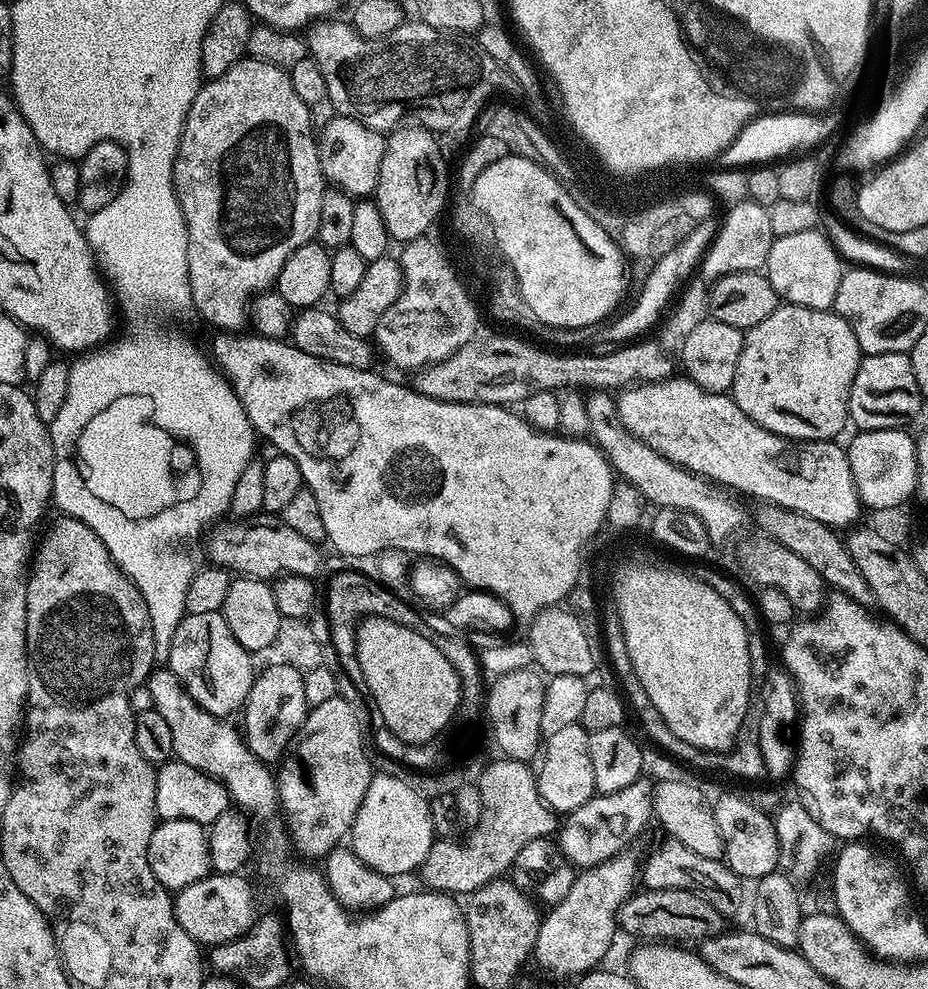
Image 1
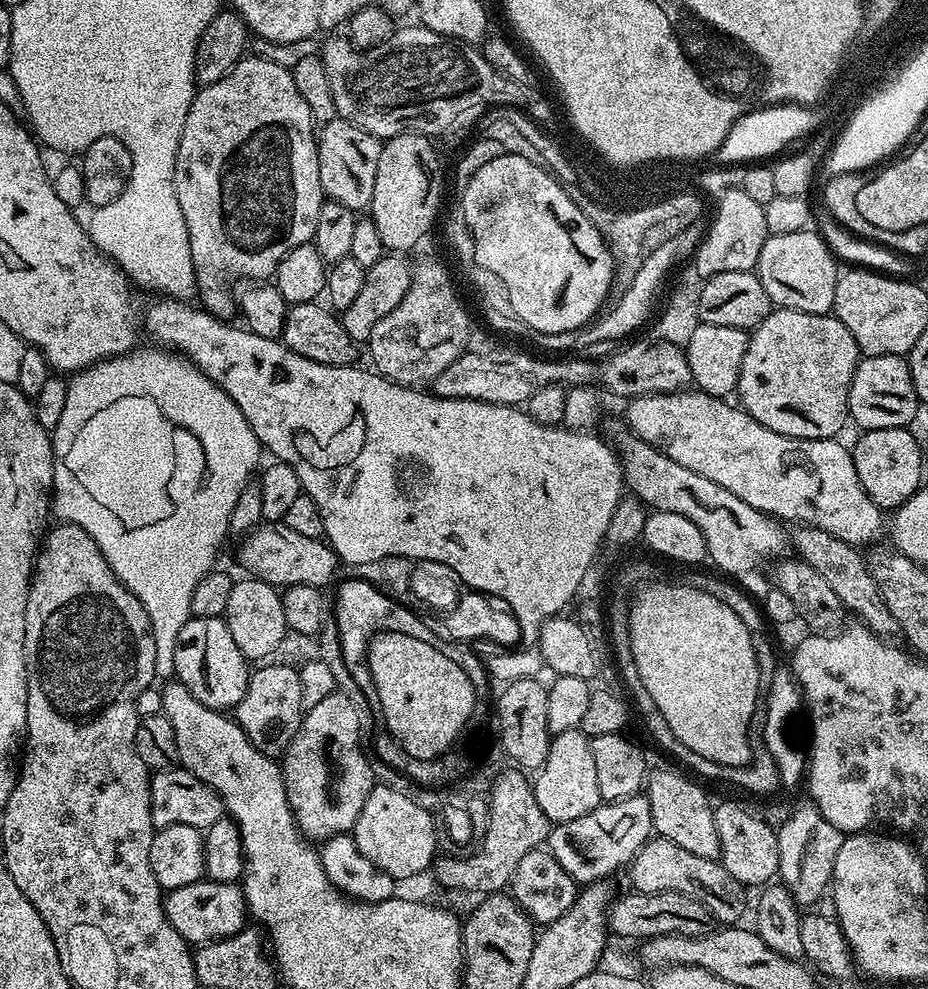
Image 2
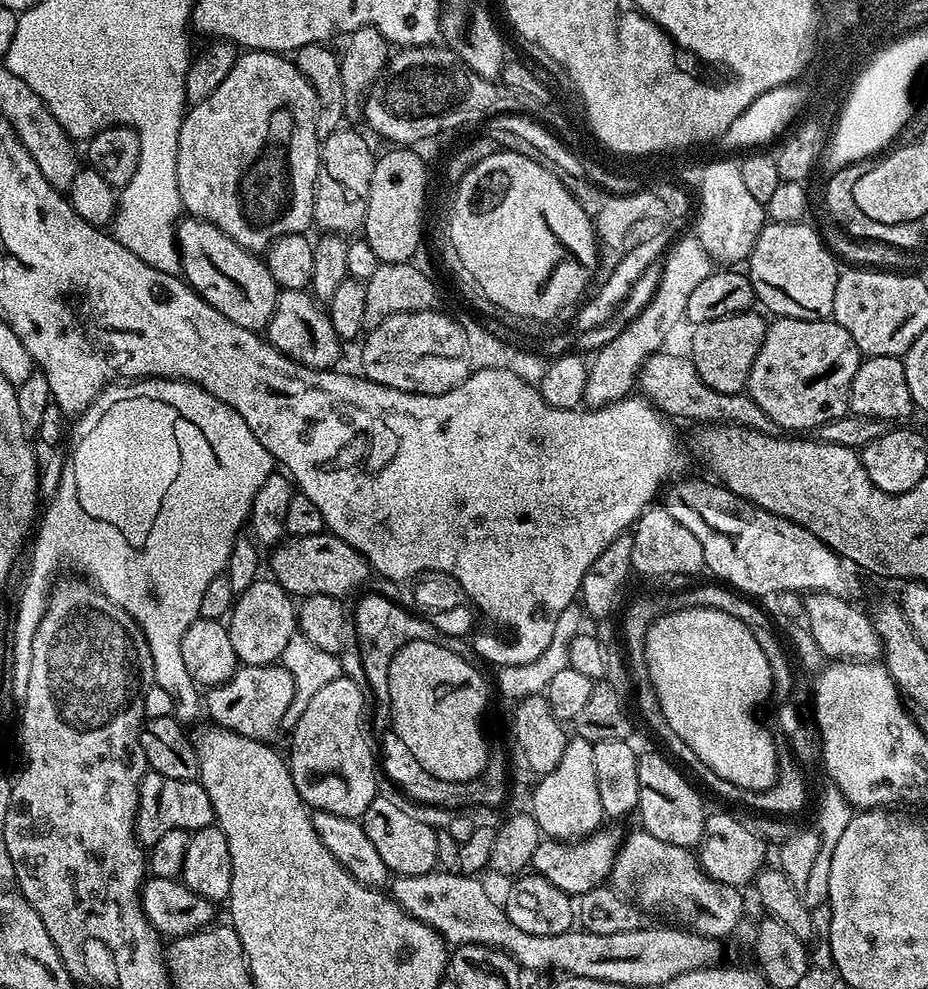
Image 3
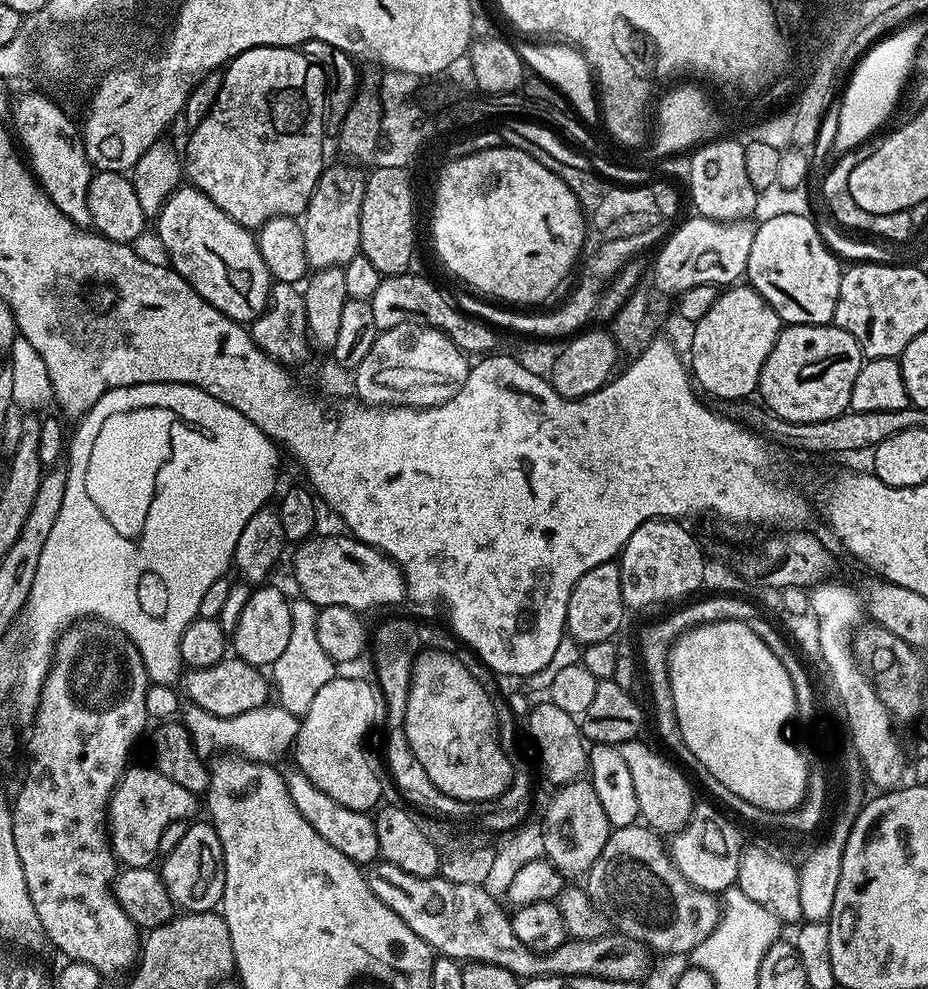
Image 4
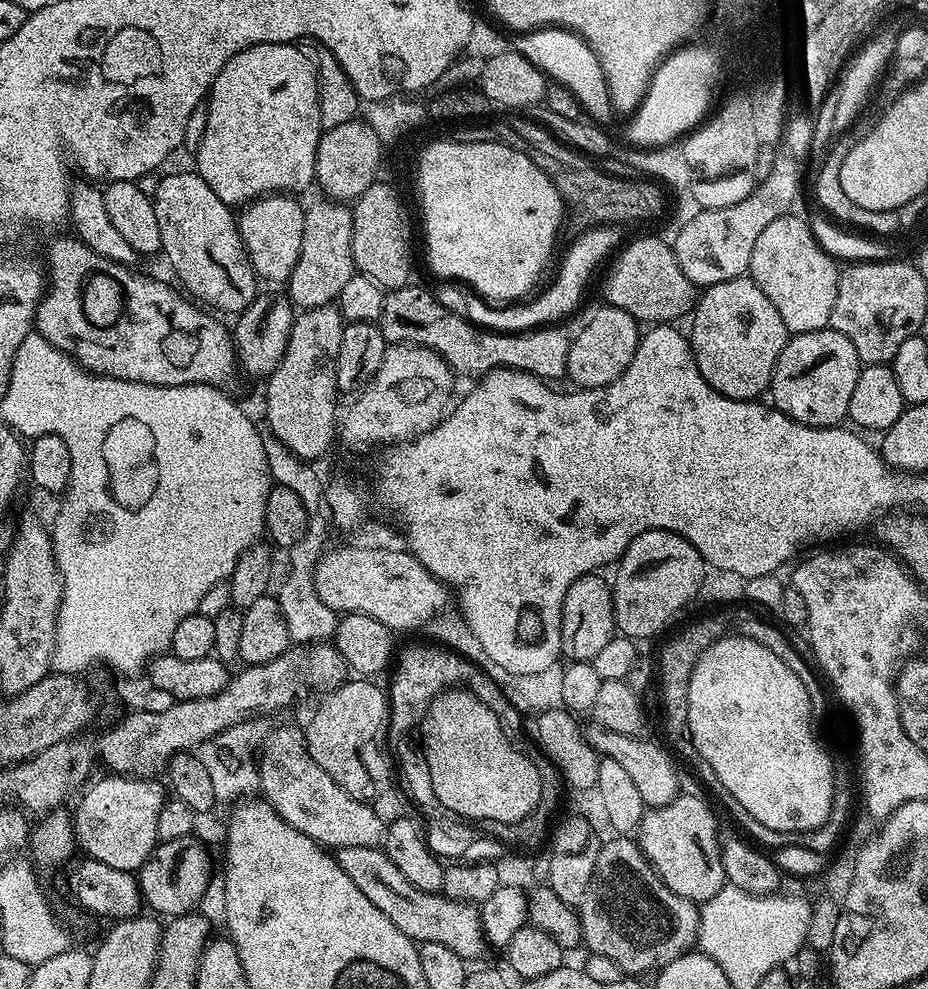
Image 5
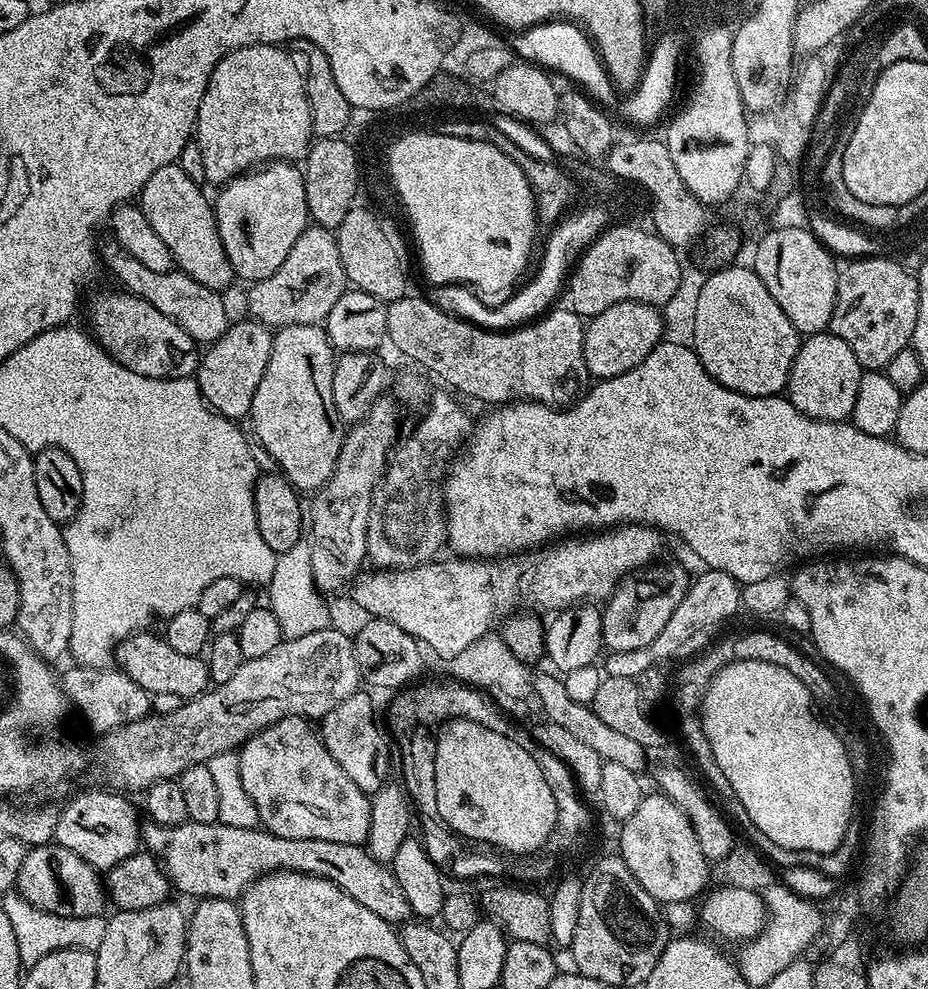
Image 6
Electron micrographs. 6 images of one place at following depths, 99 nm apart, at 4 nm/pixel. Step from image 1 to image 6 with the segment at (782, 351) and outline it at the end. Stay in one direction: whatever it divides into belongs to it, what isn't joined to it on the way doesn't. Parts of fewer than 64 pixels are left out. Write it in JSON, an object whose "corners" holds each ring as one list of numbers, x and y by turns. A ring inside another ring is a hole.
{"corners":[[831,330,805,335,788,375,786,398,802,414,815,420,844,422,854,410,854,398,858,398,858,382,862,369,854,350,842,342]]}

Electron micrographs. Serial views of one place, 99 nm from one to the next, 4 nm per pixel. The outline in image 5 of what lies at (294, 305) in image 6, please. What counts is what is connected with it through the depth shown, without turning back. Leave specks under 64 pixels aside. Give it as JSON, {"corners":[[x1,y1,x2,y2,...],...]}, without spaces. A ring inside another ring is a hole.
{"corners":[[344,202,323,203,309,207,304,213,302,250,286,281,286,295,300,310,320,308,323,304,333,303,354,273,351,207]]}

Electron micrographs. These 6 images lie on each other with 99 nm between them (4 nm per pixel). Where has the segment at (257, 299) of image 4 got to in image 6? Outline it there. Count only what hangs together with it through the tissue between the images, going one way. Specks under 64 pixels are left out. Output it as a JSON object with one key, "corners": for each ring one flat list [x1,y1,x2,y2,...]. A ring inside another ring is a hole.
{"corners":[[179,163,167,164,150,174,146,186,142,186,138,203,142,214,146,214,146,222,154,226,154,234,170,246,173,265,202,286,225,290,234,281,234,273,218,234,216,209,213,201,204,197,204,190,192,181]]}

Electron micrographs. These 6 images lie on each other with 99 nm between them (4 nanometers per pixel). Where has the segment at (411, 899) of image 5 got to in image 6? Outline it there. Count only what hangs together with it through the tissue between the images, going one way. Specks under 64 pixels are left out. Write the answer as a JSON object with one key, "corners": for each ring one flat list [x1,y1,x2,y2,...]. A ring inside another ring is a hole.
{"corners":[[193,820,178,826,145,823,142,844,160,861,169,885,184,896,236,902,248,885,261,876,271,876,278,871,301,872,334,882,334,886,350,894,354,902,362,902,366,910,378,914,378,918,388,924,403,925,410,916,406,893,398,886,398,878,394,878,391,867,375,860,367,847,359,844,325,842,323,838,282,838,263,827,243,828,219,822,199,824]]}

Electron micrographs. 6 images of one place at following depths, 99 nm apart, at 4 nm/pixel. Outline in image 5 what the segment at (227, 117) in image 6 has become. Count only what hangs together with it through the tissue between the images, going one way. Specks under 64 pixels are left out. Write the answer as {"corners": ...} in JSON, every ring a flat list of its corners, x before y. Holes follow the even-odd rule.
{"corners":[[295,43,291,44,254,44,251,48,242,50,216,76,215,82,210,89,210,95,206,100,208,117,206,118,206,134,202,134,202,142,194,154,195,171,218,194,222,203,229,206,247,206,253,200,269,194,292,194,299,184,312,184,316,178,316,151,318,142,322,135,320,127,320,115,318,114,318,86,316,85,316,71,310,66,310,62,303,54,303,51]]}

